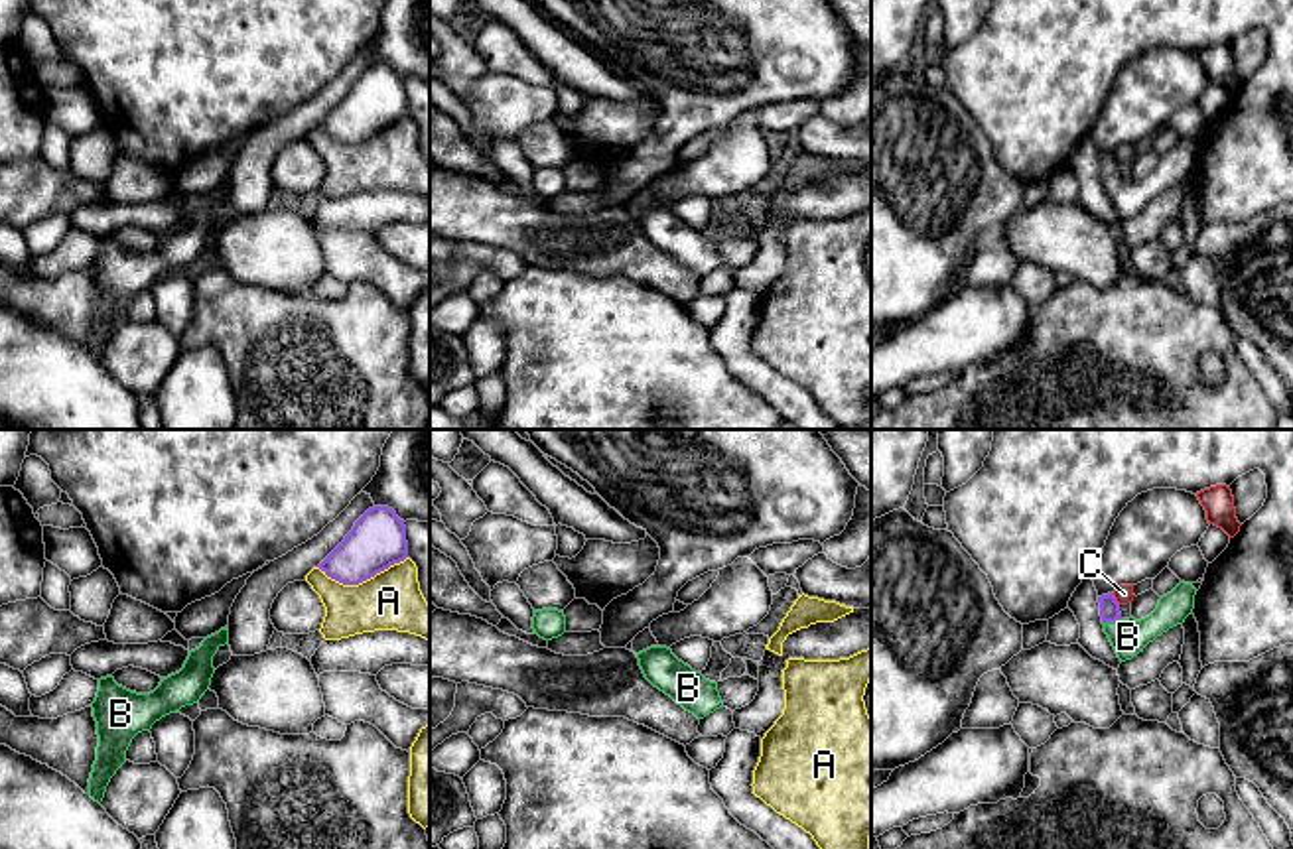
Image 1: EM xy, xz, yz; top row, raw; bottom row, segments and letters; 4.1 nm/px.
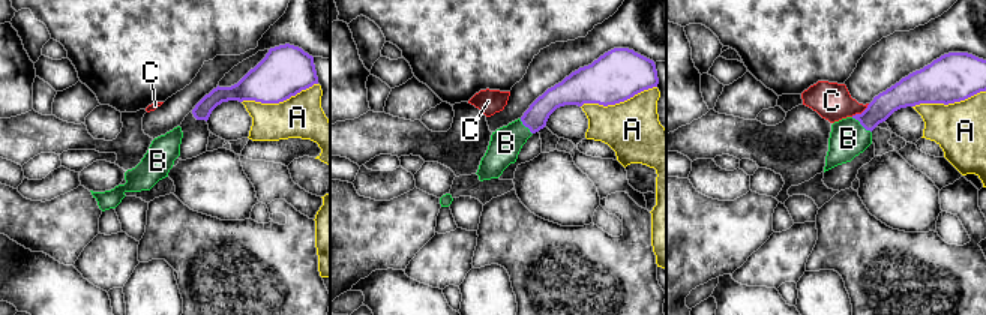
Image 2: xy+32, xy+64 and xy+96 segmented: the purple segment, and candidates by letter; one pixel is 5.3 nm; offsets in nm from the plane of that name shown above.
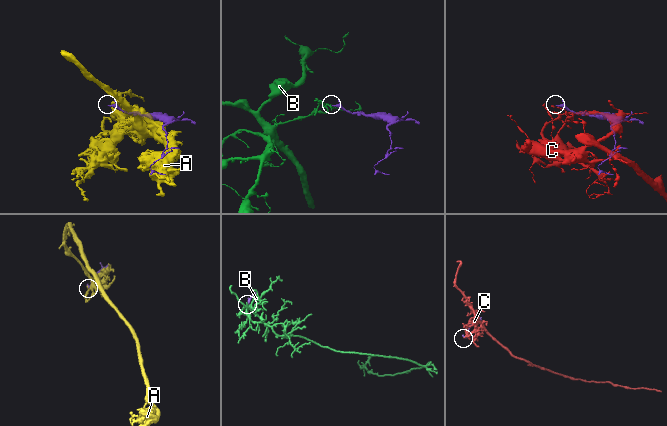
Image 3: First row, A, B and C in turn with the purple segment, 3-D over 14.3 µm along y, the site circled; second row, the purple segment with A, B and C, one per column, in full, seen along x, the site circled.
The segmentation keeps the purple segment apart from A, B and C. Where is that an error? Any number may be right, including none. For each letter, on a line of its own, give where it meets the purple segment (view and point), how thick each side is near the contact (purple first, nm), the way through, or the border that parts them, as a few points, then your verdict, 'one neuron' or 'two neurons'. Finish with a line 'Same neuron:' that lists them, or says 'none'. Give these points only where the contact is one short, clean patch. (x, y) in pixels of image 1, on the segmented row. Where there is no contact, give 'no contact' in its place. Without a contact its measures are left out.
A: contact xy (361, 582); calibres 220 and 240 nm; two neurons
B: contact yz (1110, 621); calibres 80 and 150 nm; way yz (1108, 605), (1110, 621), (1128, 637); one neuron
C: contact yz (1114, 599); calibres 80 and 80 nm; two neurons
Same neuron: B

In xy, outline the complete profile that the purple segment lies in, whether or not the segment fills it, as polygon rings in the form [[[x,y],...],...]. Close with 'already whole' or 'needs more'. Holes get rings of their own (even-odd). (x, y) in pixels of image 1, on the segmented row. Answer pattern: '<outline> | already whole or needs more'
[[[373,506],[317,567],[343,585],[359,585],[406,557],[404,520],[388,506]]] | already whole

